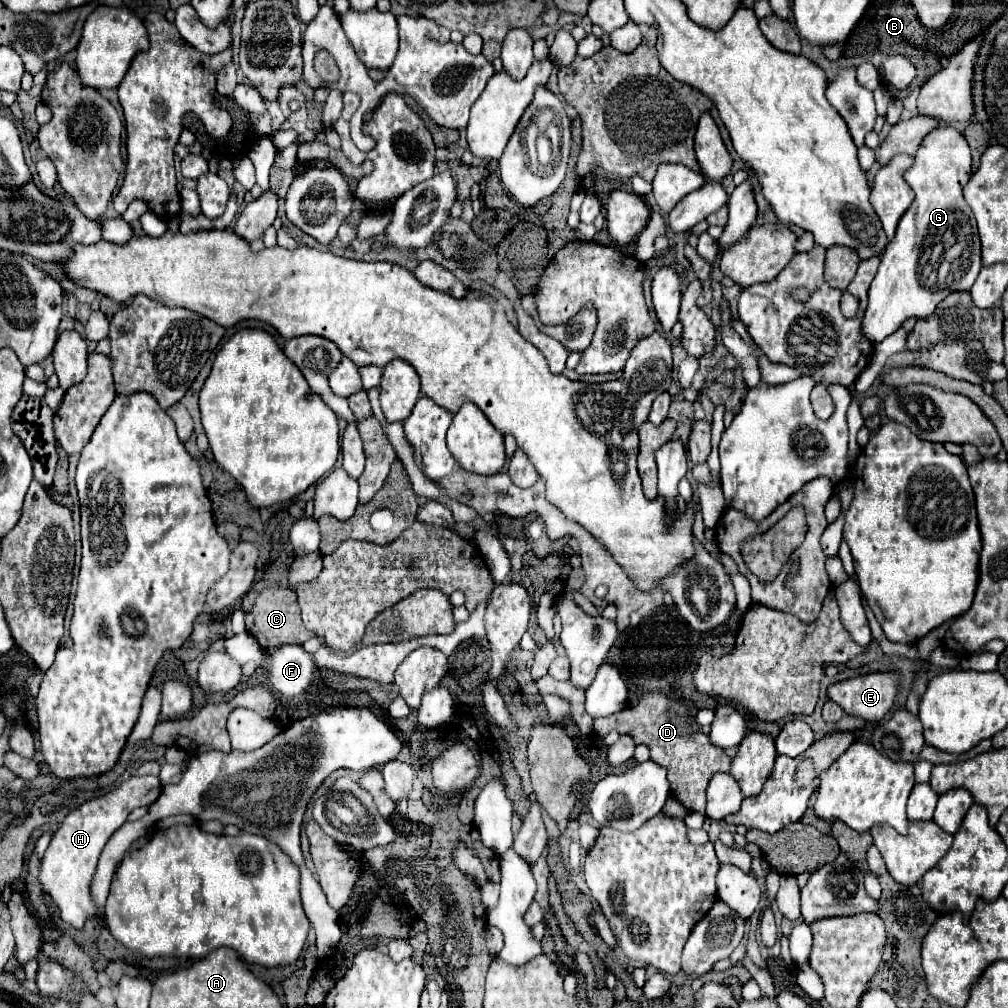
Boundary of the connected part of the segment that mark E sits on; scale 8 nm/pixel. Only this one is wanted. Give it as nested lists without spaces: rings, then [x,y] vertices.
[[[875,672],[829,686],[829,698],[837,702],[845,714],[859,716],[867,722],[883,720],[895,700],[897,674]]]

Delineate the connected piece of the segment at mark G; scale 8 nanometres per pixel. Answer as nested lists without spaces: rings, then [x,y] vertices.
[[[951,126],[931,130],[923,138],[913,166],[905,172],[915,200],[903,214],[895,238],[883,252],[879,272],[869,288],[869,306],[861,320],[863,336],[869,342],[883,342],[905,320],[931,316],[937,304],[951,292],[973,286],[981,270],[981,242],[975,216],[963,198],[963,186],[969,178],[971,150],[965,136]]]

